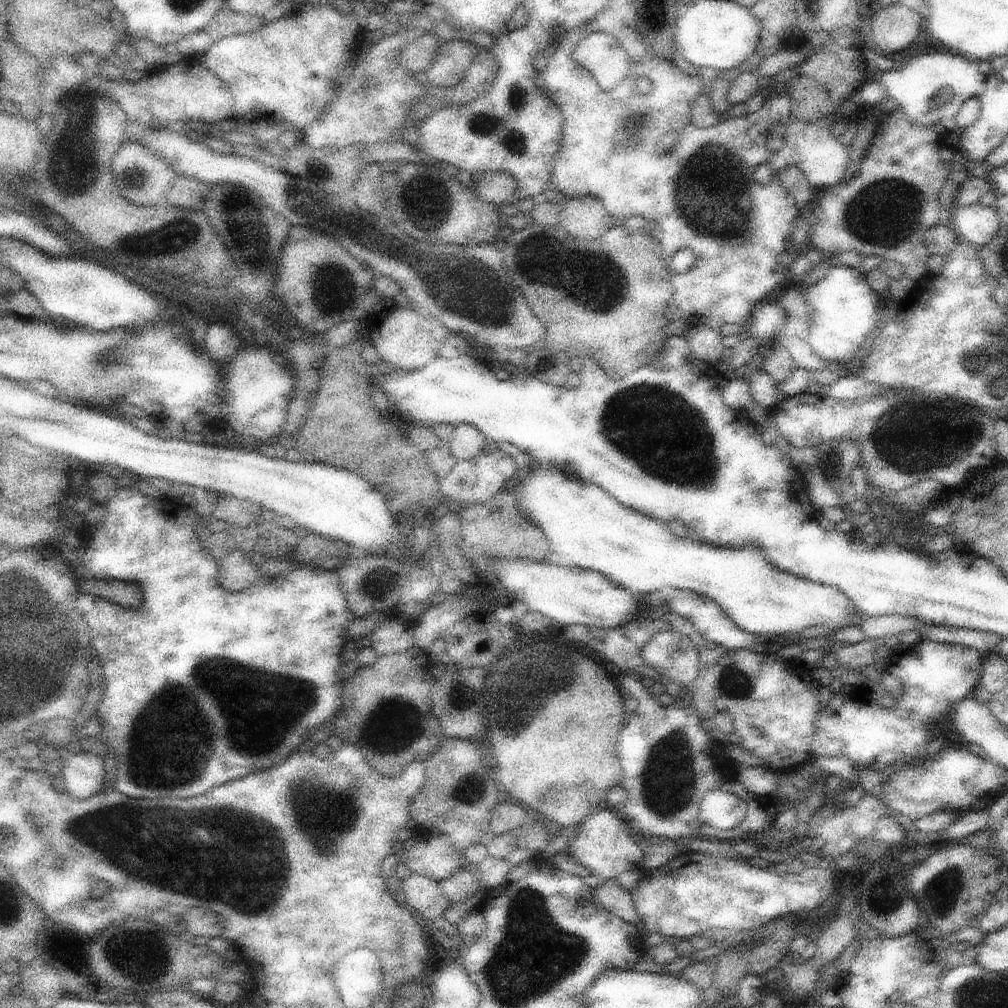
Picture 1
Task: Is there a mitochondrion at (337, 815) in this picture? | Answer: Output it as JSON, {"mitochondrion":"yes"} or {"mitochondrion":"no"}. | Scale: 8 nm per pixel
{"mitochondrion":"yes"}

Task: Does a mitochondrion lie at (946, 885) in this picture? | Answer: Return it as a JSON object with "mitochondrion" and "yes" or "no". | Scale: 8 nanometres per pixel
{"mitochondrion":"yes"}

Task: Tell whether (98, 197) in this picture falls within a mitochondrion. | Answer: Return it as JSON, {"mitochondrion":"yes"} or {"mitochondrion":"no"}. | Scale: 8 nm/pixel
{"mitochondrion":"no"}

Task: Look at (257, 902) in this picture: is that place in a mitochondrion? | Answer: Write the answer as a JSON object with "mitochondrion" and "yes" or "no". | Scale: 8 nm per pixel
{"mitochondrion":"yes"}

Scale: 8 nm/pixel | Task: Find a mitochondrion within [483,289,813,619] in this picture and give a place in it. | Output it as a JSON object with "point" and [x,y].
{"point":[659,428]}

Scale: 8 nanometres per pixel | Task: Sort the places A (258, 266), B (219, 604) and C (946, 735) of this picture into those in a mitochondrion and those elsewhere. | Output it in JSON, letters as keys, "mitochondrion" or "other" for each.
{"A":"mitochondrion","B":"other","C":"other"}

